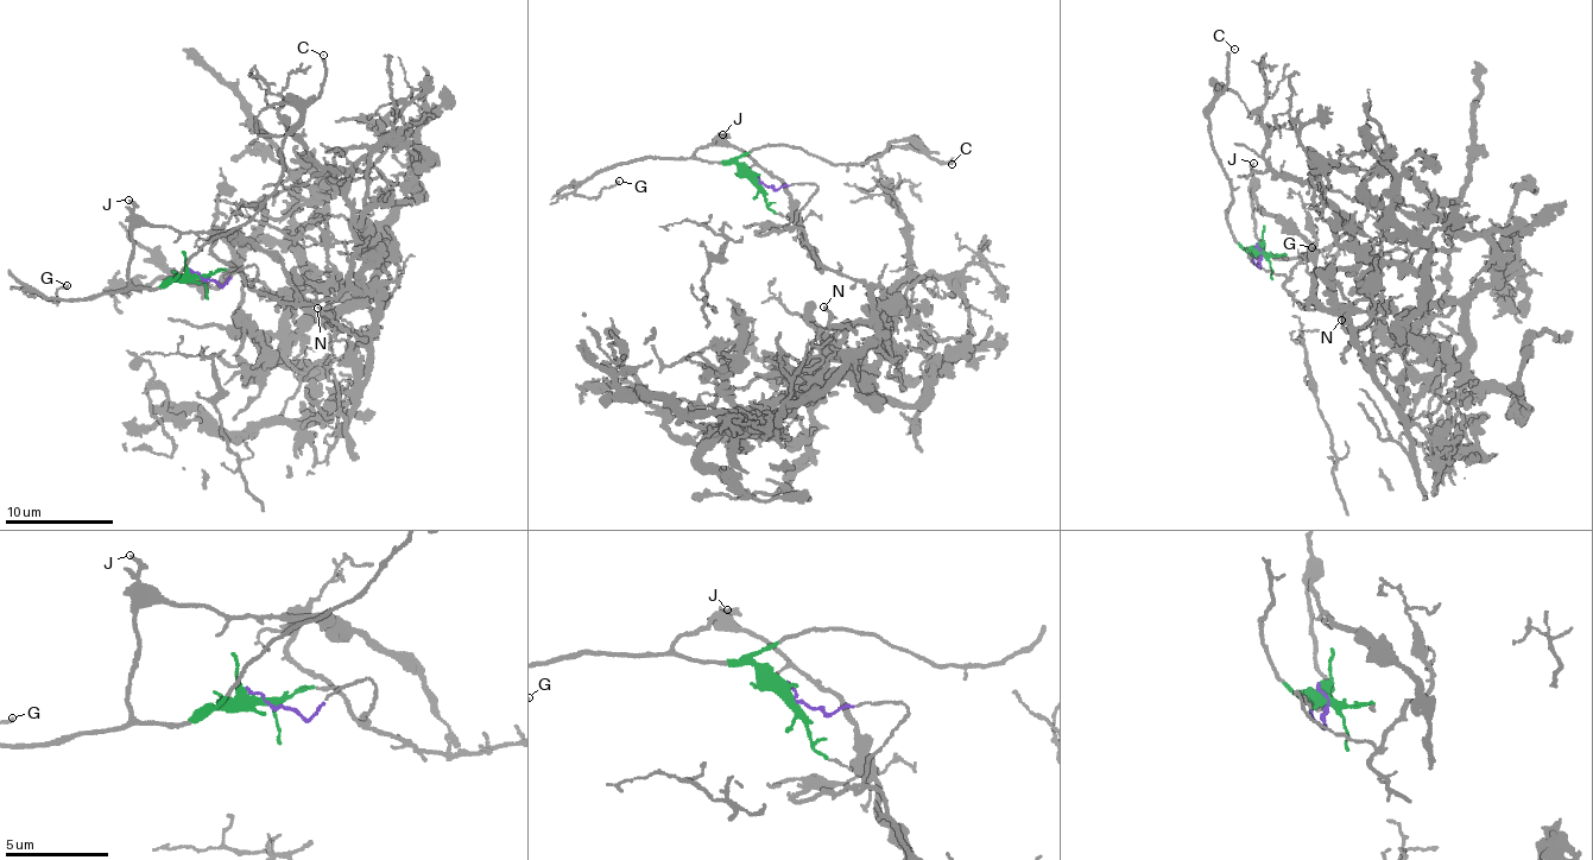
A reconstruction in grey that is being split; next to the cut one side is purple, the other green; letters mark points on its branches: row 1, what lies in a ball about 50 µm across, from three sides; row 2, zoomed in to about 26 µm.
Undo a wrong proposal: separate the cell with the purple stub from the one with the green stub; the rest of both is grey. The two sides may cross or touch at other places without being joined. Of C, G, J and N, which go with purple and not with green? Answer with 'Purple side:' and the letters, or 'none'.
Purple side: N

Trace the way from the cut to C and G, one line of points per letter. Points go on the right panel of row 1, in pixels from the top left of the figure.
C: (1260, 250), (1234, 236), (1224, 213), (1234, 198), (1214, 151), (1206, 113), (1226, 84), (1228, 55), (1234, 50)
G: (1260, 250), (1258, 247), (1255, 257), (1263, 252), (1288, 258), (1326, 250), (1335, 255), (1333, 264), (1310, 248)

